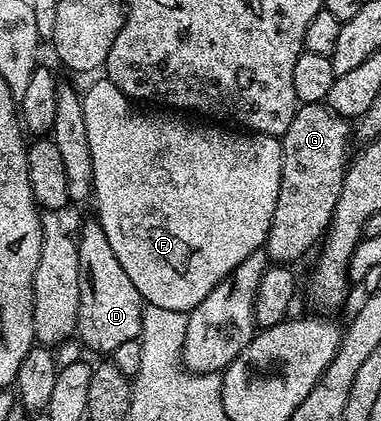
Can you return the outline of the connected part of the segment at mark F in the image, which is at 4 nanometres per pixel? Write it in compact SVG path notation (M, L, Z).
M99 76L96 82L91 82L81 94L83 111L85 112L85 132L89 132L89 152L93 156L93 207L97 213L97 220L109 236L109 248L113 248L113 256L121 260L121 268L125 268L129 280L137 288L137 292L143 297L144 303L157 308L169 308L170 310L182 310L190 312L225 276L229 276L254 250L264 249L269 232L269 224L273 220L273 208L277 208L277 192L281 188L281 160L283 159L283 143L279 138L271 138L268 134L256 134L254 132L240 132L235 128L224 128L219 124L203 124L198 126L195 121L187 116L180 116L175 112L158 114L155 108L140 108L132 99L117 88L105 76Z

